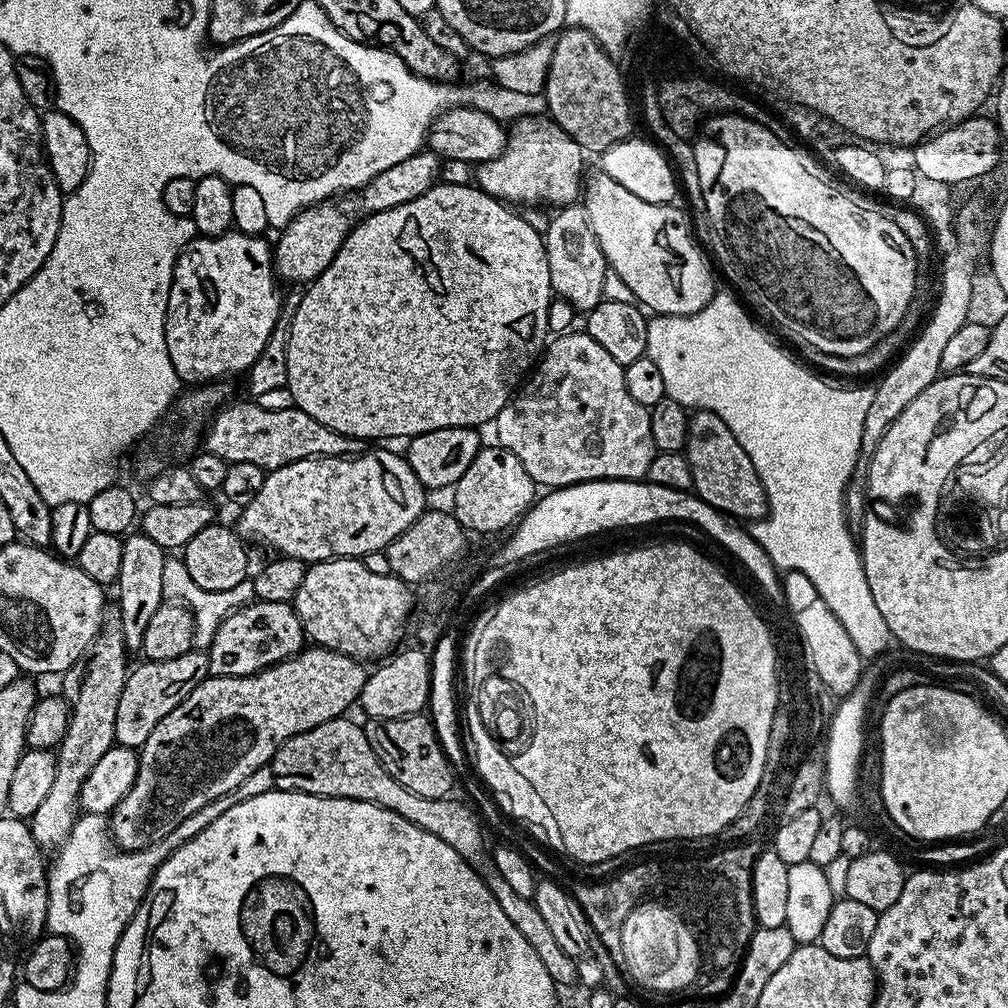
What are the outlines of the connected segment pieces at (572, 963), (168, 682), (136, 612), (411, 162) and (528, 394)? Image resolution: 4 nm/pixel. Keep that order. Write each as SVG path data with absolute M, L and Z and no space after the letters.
M348 719L322 722L322 726L314 726L300 734L294 734L285 741L270 761L270 769L272 768L273 774L280 779L279 787L284 790L309 792L315 796L333 796L379 804L381 808L389 808L392 812L398 813L403 820L410 821L414 826L442 838L446 846L458 850L461 858L484 879L486 886L502 906L502 910L511 918L514 926L518 926L518 930L526 938L526 942L530 942L538 958L542 958L542 966L546 966L557 985L575 985L578 980L577 961L570 954L566 954L562 946L558 946L550 926L546 926L542 914L538 914L535 903L522 898L522 894L518 894L506 882L506 878L498 874L498 870L492 864L489 845L484 845L484 832L480 829L481 817L460 800L431 800L403 788L385 770L382 762L378 762L374 750L370 750L370 742L363 727Z
M193 650L178 658L144 660L129 671L122 686L122 698L118 698L118 718L114 718L116 744L121 748L139 750L154 731L154 726L166 717L192 690L209 677L208 653Z
M139 530L125 535L122 541L121 568L118 570L114 590L120 595L118 615L124 635L124 646L129 653L136 654L144 647L146 625L149 624L150 618L154 618L158 606L166 600L162 590L162 566L166 559L166 550L158 546L158 542L146 538L146 534Z
M421 150L415 156L398 162L398 166L390 166L390 170L382 170L363 188L355 189L354 194L340 194L321 204L311 204L303 208L296 217L279 233L274 240L274 267L281 281L289 280L292 284L307 285L321 276L330 266L334 254L342 246L342 242L352 229L365 216L372 216L387 208L410 202L437 183L440 175L441 157L431 150Z
M586 330L576 331L561 332L553 335L547 341L538 363L531 369L530 375L523 381L522 387L513 395L506 406L502 406L502 410L496 415L494 421L494 427L496 427L495 443L499 447L510 450L510 454L514 454L514 458L518 458L518 462L522 462L522 467L526 470L526 474L530 474L532 481L548 490L565 488L571 484L585 484L588 480L643 481L650 470L650 462L657 454L654 446L654 434L650 434L650 410L646 406L642 406L642 402L634 402L630 390L626 390L625 365L614 362L614 358L610 358L610 354L605 348L598 346L598 342L594 342L594 338L590 338L590 334Z

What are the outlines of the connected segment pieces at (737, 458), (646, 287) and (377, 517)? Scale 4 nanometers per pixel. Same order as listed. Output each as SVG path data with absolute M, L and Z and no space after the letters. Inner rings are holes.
M696 410L691 413L688 421L686 455L690 462L695 495L706 501L711 508L737 521L755 522L768 515L768 495L758 478L758 470L754 470L750 454L742 450L730 426L726 426L726 422L718 418L718 414L707 410Z
M599 170L593 172L593 176L591 173L583 181L582 203L586 210L586 218L590 222L590 230L594 230L594 238L598 238L598 246L602 246L602 254L608 259L609 269L616 272L618 278L622 278L622 282L630 286L630 290L634 290L637 301L649 313L662 316L689 316L705 308L716 295L718 285L712 281L713 265L710 260L708 265L707 258L700 253L702 248L694 235L693 221L689 213L676 208L675 203L645 202L635 194L630 194L630 190L622 186L622 182L614 182L610 174Z
M365 450L360 455L351 458L343 456L315 456L314 458L306 458L298 462L290 462L278 470L267 473L262 482L262 490L258 490L258 498L254 498L254 502L243 505L241 512L244 513L240 516L240 528L238 527L238 532L244 538L256 535L262 543L269 544L273 548L273 553L289 556L290 558L298 558L305 562L319 562L337 558L362 558L371 552L384 551L388 543L394 538L398 538L398 534L402 534L402 530L406 530L406 526L410 526L425 512L424 495L426 495L424 485L418 482L414 470L401 453L399 456L396 452L371 452L371 450Z

